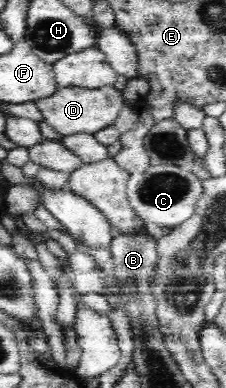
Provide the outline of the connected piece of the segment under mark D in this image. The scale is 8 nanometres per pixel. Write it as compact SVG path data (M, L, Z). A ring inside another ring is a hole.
M112 85L96 89L59 88L52 96L36 100L35 104L42 112L43 120L48 123L48 126L63 136L77 132L94 133L102 128L110 127L121 115L121 109L125 106L122 93Z

